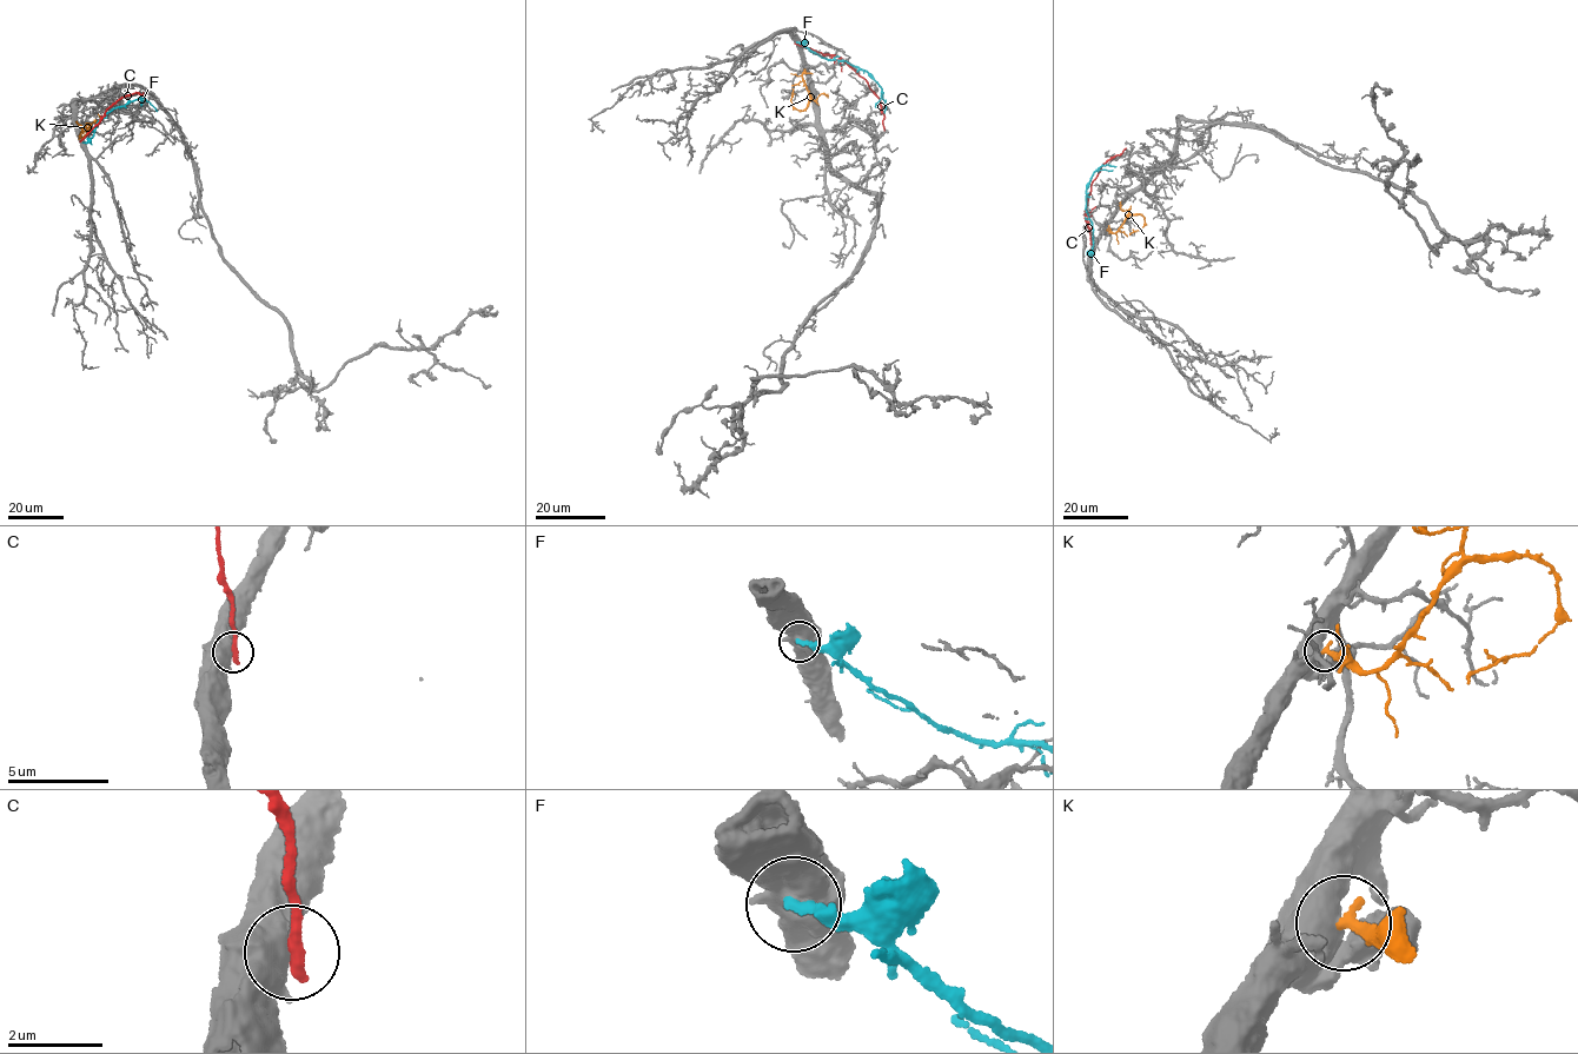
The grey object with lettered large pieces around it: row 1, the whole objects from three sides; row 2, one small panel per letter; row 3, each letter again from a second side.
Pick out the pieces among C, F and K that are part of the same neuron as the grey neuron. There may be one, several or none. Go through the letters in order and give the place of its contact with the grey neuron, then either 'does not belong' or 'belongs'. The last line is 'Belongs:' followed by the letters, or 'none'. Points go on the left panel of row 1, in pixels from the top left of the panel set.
C: meets grey at (81, 140); does not belong
F: meets grey at (83, 143); does not belong
K: meets grey at (75, 121); belongs
Belongs: K

